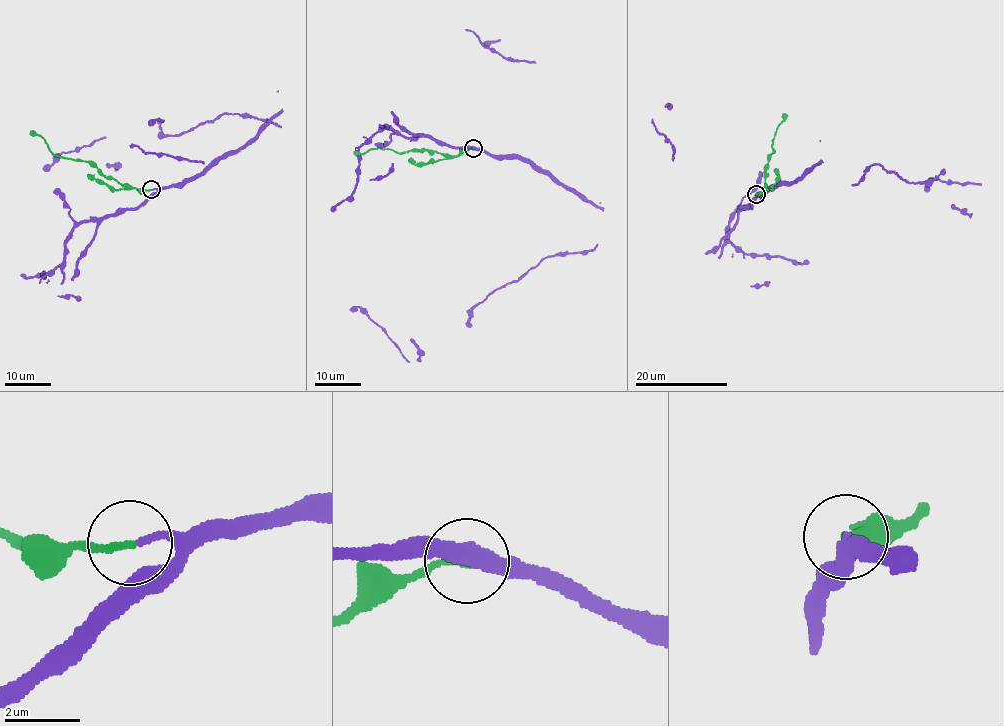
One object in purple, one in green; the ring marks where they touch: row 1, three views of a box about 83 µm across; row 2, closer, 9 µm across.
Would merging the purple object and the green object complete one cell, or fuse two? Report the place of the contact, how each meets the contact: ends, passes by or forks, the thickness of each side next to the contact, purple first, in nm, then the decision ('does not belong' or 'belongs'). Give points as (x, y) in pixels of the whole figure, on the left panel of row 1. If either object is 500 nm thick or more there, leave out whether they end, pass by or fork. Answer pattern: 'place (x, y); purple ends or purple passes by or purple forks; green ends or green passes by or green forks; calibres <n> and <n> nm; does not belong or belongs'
place (151, 189); purple ends; green ends; calibres 180 and 200 nm; belongs

